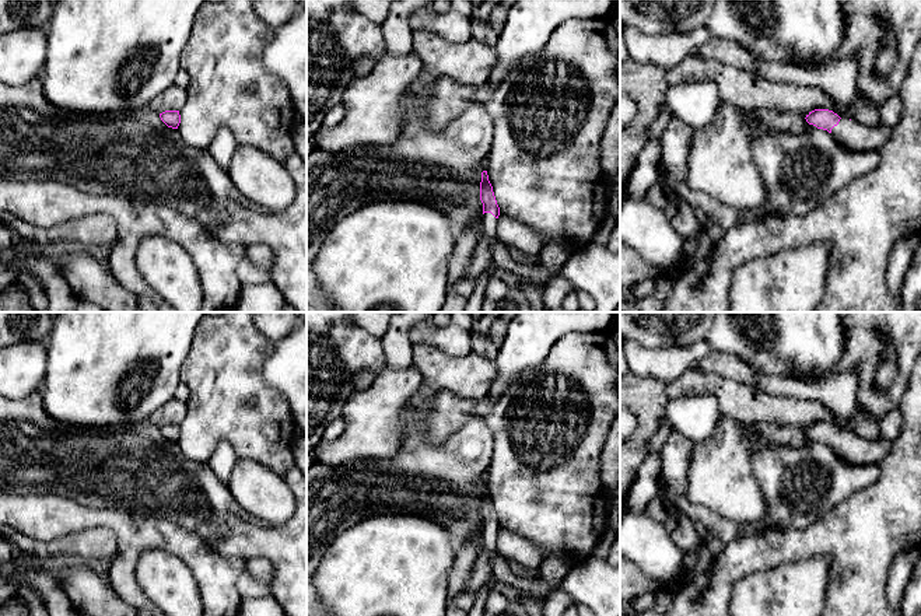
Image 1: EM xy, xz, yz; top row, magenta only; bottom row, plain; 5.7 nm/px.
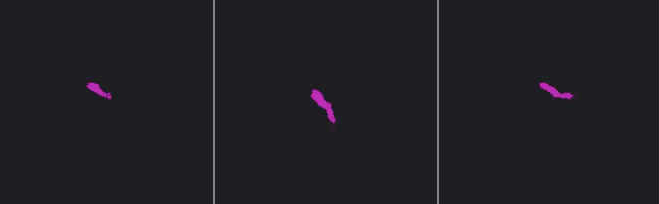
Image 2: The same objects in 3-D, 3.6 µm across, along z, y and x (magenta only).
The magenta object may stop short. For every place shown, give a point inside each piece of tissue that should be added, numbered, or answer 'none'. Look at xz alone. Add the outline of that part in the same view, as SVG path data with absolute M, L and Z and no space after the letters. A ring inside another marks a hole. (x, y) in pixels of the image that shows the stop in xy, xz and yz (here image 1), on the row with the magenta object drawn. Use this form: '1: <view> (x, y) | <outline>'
1: xz (482, 258) | M484 213L481 217L483 221L483 238L477 244L477 248L472 256L470 265L466 272L466 280L472 284L476 283L476 279L490 266L495 265L491 255L491 245L498 241L497 237L497 218L491 213Z

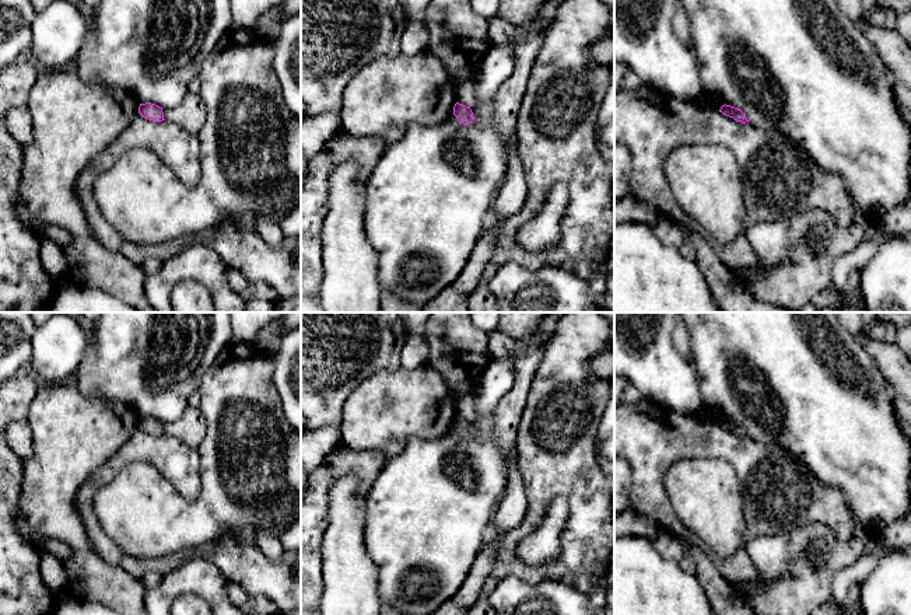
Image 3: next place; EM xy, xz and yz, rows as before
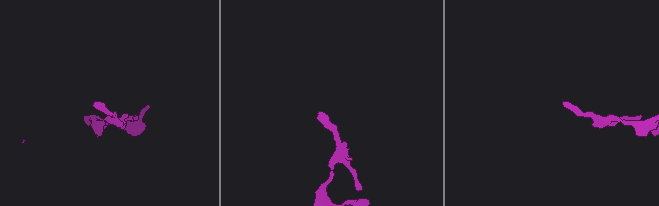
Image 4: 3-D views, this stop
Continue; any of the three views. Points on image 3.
none

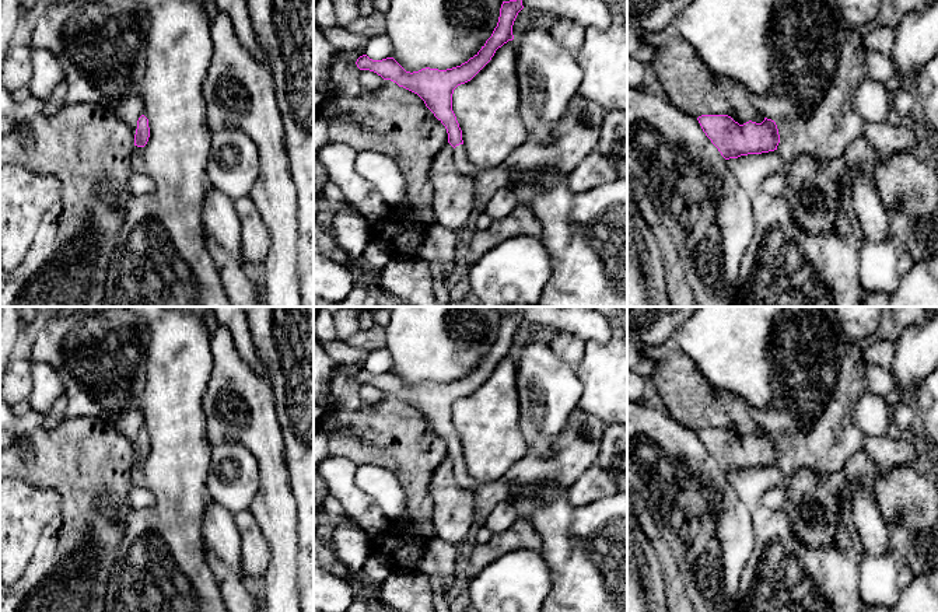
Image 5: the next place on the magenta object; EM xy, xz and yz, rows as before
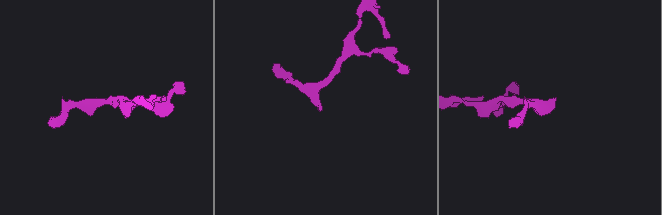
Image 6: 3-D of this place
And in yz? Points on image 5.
none

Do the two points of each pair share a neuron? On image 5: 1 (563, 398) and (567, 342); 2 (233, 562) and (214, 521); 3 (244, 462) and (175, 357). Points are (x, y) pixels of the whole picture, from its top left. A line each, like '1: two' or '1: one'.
1: two
2: one
3: two

